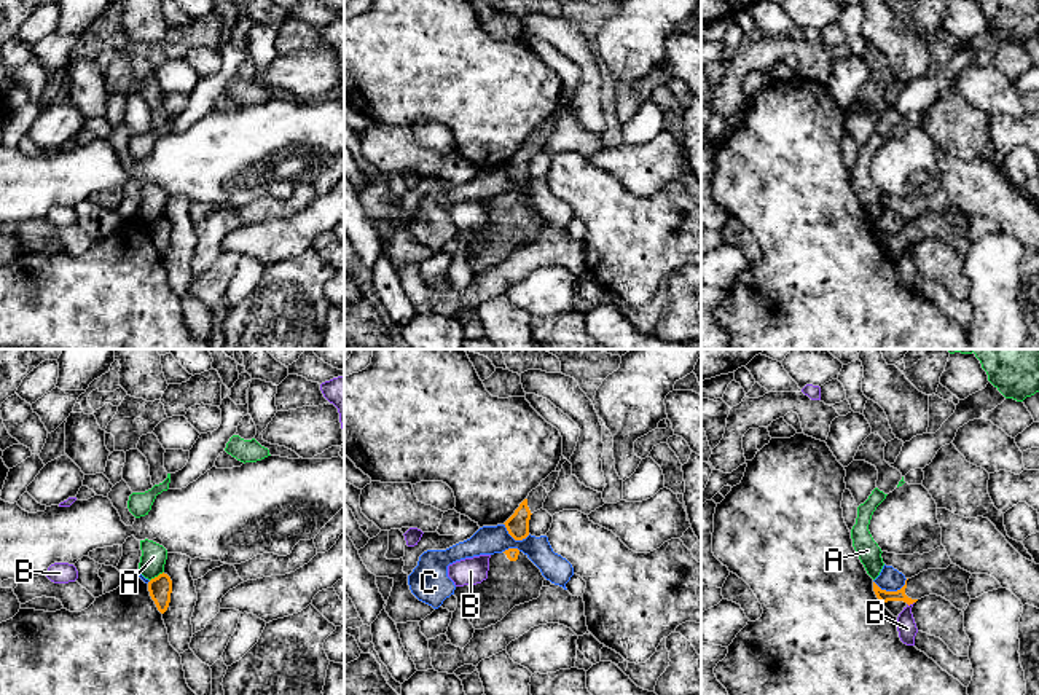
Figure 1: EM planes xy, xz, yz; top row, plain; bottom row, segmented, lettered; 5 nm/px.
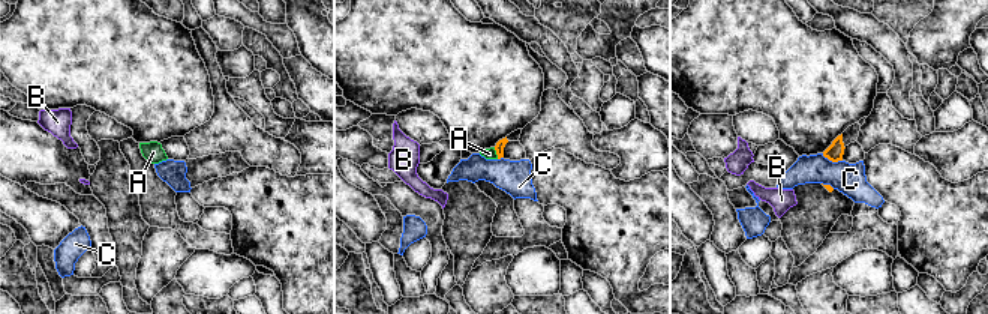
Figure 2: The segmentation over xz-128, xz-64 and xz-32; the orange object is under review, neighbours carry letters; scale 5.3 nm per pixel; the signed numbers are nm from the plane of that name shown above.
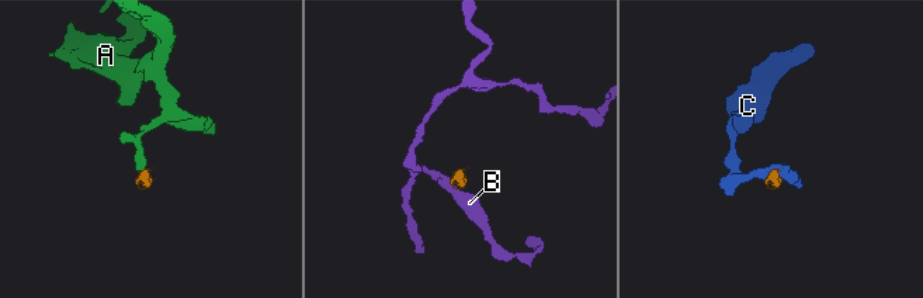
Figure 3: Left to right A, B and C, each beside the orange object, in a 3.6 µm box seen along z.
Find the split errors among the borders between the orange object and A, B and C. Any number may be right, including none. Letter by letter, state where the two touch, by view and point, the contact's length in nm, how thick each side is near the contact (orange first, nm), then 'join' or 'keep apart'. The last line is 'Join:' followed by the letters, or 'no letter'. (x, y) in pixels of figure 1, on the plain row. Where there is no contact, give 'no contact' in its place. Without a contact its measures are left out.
A: meets orange in xy at (158, 219); contact 90 nm long; 120 nm thick on the orange side, 130 nm on the other; keep apart
B: meets orange in yz at (910, 246); contact 40 nm long; 60 nm thick on the orange side, 100 nm on the other; keep apart
C: meets orange in yz at (891, 235); contact 180 nm long; 60 nm thick on the orange side, 120 nm on the other; keep apart
Join: no letter

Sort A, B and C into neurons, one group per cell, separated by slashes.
A / B / C

